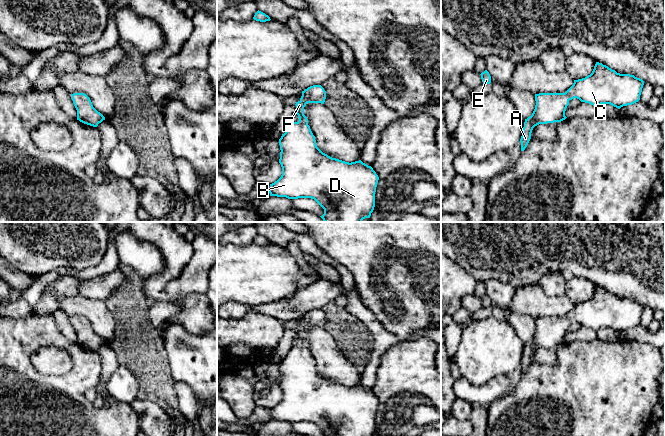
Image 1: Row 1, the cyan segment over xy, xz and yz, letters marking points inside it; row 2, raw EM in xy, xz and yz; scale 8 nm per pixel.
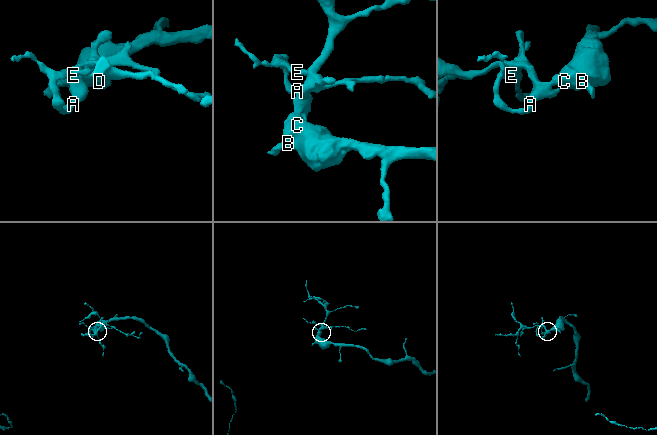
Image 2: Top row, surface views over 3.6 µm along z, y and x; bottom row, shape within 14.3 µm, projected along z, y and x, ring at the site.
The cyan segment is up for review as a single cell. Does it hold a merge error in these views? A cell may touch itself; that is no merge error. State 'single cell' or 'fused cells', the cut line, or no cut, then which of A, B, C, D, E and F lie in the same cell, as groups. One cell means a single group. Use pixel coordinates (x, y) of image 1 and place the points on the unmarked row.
single cell | no cut | A B C D E F

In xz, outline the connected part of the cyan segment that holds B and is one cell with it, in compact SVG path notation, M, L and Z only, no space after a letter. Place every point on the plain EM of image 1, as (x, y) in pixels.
M313 309L302 315L300 324L295 328L299 345L293 346L279 363L282 399L270 408L270 420L288 423L311 422L324 433L324 436L373 436L379 404L373 392L361 384L349 387L332 382L316 369L315 360L304 339L304 331L307 327L324 328L325 323L326 315L321 309Z

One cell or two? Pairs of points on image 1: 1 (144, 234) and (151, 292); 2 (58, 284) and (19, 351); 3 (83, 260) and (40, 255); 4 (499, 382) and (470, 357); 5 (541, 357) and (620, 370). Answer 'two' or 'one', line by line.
1: one
2: two
3: one
4: two
5: two

